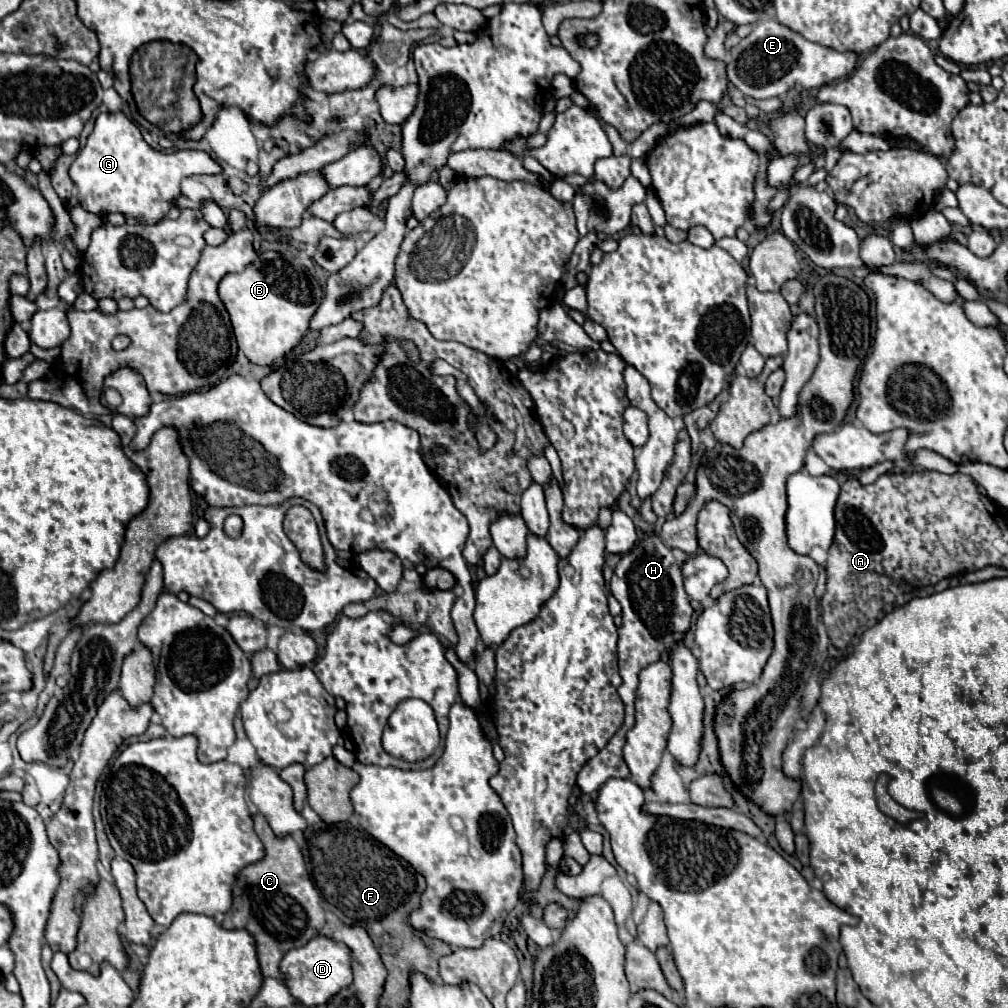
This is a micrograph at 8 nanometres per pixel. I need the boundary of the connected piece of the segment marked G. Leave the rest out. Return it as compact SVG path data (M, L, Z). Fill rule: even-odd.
M125 112L99 114L87 144L77 152L69 168L69 176L79 190L79 204L87 212L119 212L125 218L135 218L139 224L157 224L165 220L173 206L173 198L181 196L183 178L221 172L221 164L203 150L177 150L167 154L151 148Z

